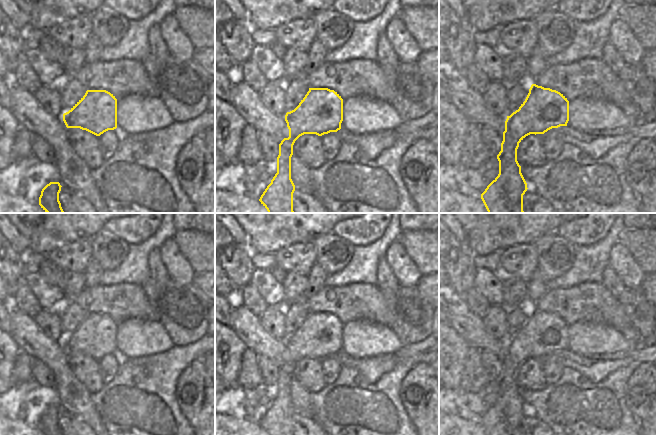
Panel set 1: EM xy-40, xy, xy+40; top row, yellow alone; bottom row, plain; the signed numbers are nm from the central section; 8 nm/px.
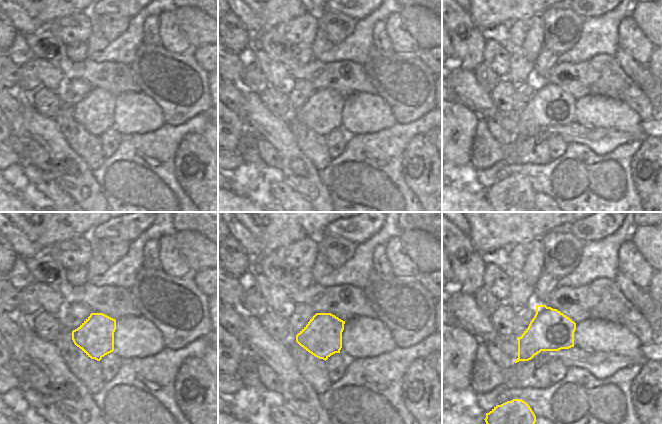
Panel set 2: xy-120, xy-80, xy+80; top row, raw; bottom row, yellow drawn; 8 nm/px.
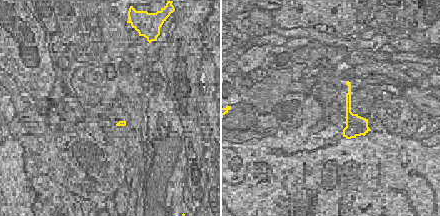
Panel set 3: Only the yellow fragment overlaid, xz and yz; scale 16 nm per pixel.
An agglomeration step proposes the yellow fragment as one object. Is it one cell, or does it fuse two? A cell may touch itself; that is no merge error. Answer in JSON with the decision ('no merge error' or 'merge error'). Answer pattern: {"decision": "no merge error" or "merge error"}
{"decision": "no merge error"}

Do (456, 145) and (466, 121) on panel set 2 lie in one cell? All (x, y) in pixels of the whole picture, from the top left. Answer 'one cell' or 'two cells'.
one cell

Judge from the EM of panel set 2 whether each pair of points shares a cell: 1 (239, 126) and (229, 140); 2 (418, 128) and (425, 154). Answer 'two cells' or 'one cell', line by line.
1: one cell
2: two cells

